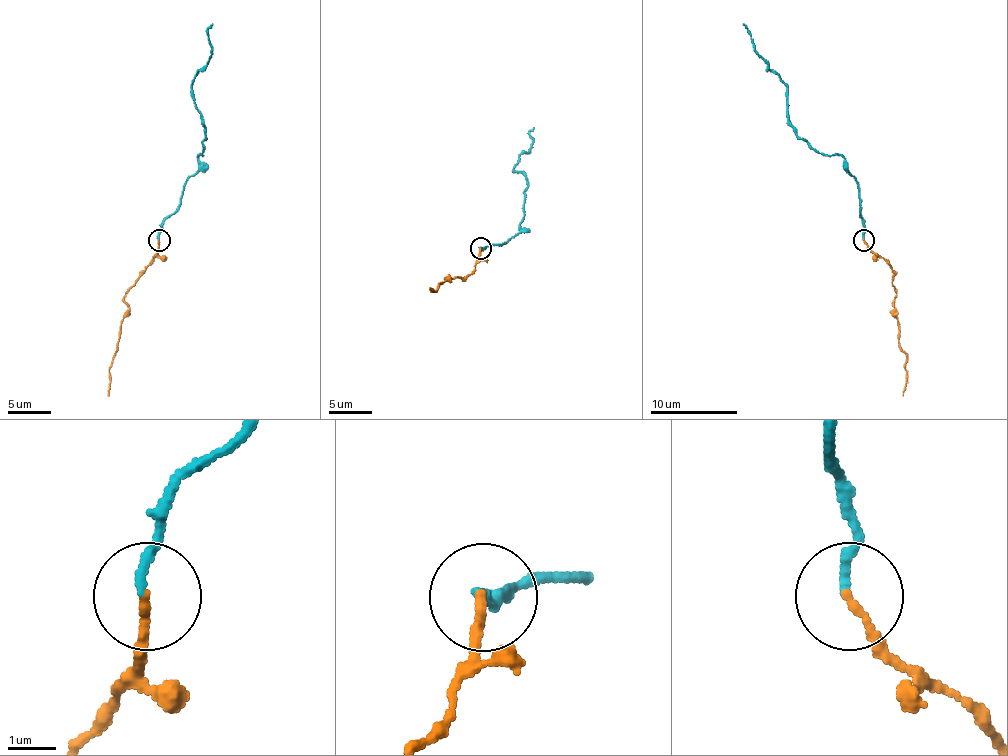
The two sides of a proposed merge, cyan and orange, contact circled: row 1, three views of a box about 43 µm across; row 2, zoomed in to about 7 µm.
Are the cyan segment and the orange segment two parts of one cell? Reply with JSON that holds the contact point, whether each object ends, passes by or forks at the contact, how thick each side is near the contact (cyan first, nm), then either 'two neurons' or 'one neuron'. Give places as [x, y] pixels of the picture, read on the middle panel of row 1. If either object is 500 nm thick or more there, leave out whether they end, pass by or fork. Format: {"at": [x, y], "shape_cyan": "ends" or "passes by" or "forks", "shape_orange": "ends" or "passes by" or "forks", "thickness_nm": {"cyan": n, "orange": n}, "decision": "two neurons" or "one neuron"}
{"at": [480, 248], "shape_cyan": "ends", "shape_orange": "ends", "thickness_nm": {"cyan": 180, "orange": 170}, "decision": "one neuron"}

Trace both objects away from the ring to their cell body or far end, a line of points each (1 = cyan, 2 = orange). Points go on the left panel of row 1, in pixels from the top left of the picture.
1: (157, 239), (159, 224), (177, 209), (203, 152), (205, 135), (192, 83), (212, 52), (207, 33), (212, 24)
2: (159, 239), (157, 252), (127, 294), (127, 316), (120, 324), (107, 396)

